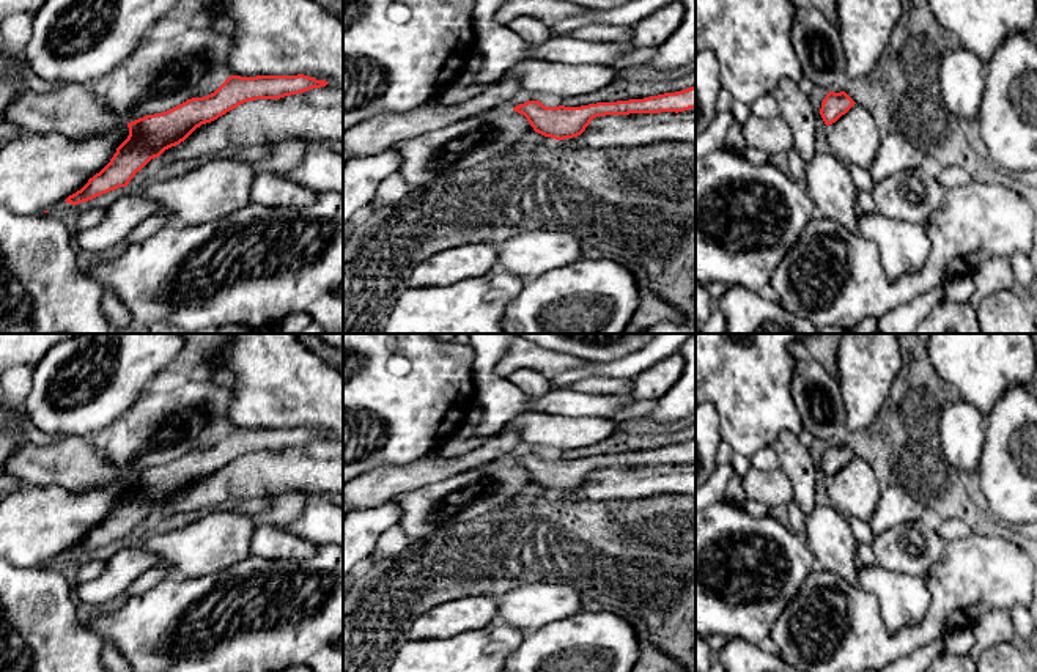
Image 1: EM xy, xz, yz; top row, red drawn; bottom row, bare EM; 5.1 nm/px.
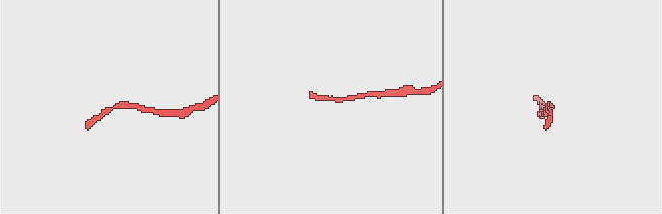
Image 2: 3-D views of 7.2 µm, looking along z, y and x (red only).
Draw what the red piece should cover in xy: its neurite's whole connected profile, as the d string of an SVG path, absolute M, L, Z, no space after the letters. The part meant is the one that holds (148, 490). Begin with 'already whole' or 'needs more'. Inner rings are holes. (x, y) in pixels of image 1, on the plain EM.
needs more | M230 428L214 445L131 475L121 475L105 488L65 489L61 486L27 486L0 500L0 557L24 567L49 565L57 556L79 557L102 546L126 540L151 511L168 507L173 511L201 515L245 499L277 499L297 491L305 496L343 496L343 438L297 428Z

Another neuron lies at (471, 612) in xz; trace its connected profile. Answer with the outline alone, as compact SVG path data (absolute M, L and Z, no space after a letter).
M472 593L464 598L447 600L422 612L409 630L411 639L452 637L461 631L482 630L497 617L497 596Z

